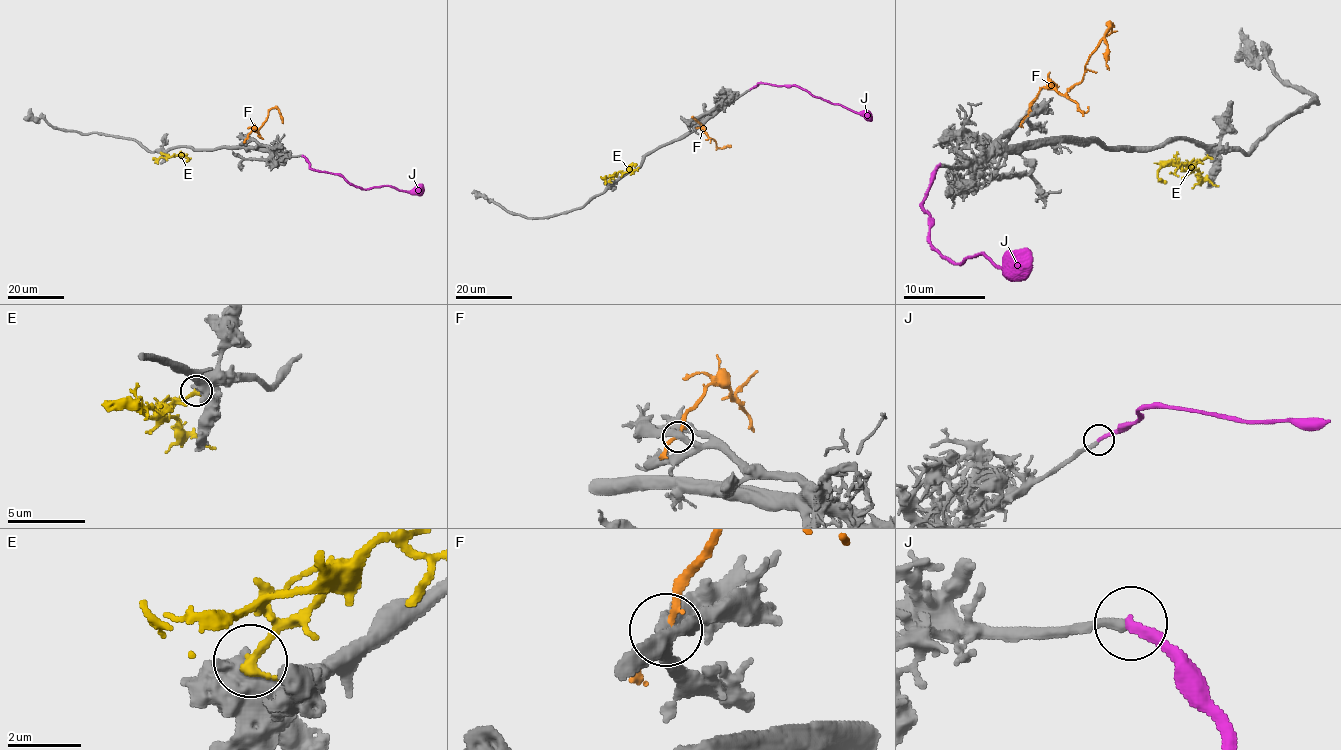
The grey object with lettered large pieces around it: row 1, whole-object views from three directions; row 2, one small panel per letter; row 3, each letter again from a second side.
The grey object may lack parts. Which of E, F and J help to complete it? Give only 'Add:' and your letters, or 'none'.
Add: J

